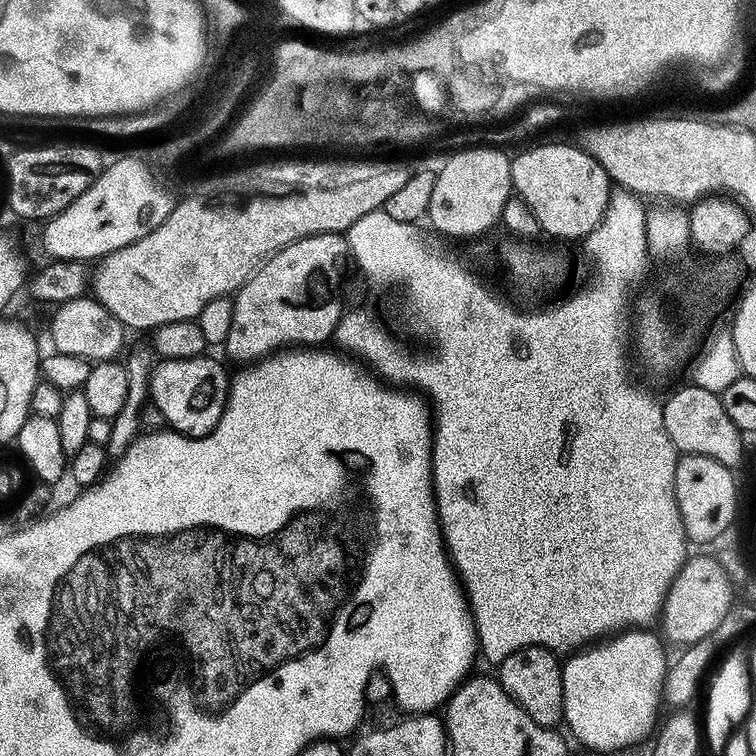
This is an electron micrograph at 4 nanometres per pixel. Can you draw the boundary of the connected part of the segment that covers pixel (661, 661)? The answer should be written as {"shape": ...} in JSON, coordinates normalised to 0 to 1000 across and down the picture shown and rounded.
{"shape":[[[823,833],[795,849],[763,858],[745,874],[745,954],[775,988],[791,995],[815,995],[849,980],[866,967],[873,950],[870,939],[878,926],[878,902],[886,873],[881,870],[882,856],[877,845],[866,835],[857,835],[862,833]]]}

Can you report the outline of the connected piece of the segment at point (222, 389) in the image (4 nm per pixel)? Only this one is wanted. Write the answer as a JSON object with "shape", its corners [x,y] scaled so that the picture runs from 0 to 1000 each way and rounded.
{"shape":[[[275,468],[249,474],[213,475],[201,488],[201,497],[196,501],[196,522],[200,538],[212,544],[212,550],[218,556],[226,570],[237,571],[239,577],[258,579],[275,577],[288,563],[302,530],[304,512],[304,492],[300,492],[286,476],[279,476]]]}

